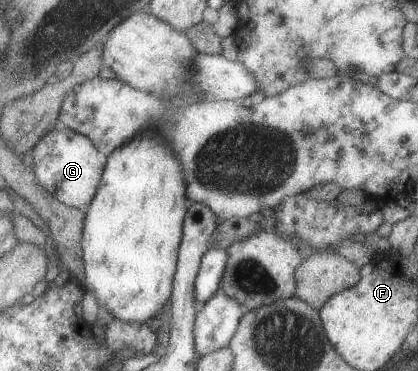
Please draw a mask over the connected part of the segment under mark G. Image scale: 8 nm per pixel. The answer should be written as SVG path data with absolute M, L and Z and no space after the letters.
M70 127L48 131L34 147L33 169L40 184L65 205L89 207L106 170L105 159L90 137Z

